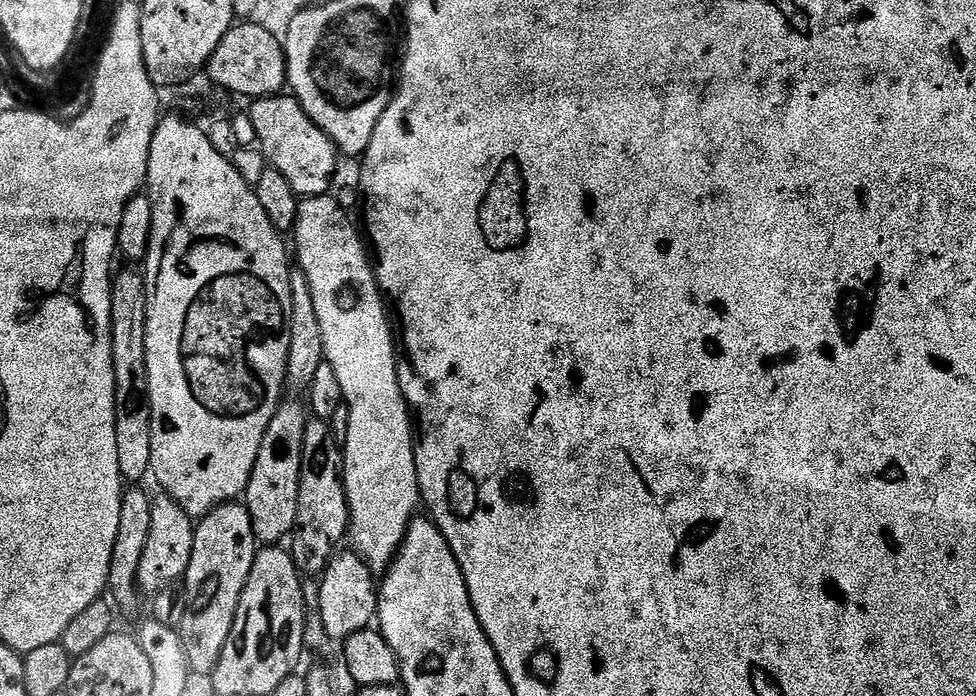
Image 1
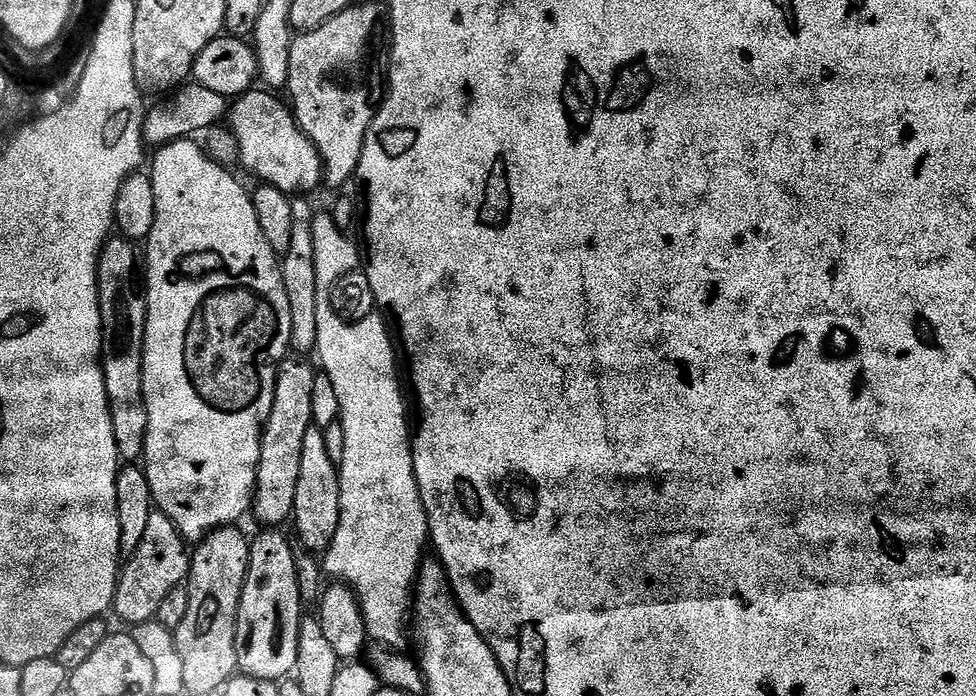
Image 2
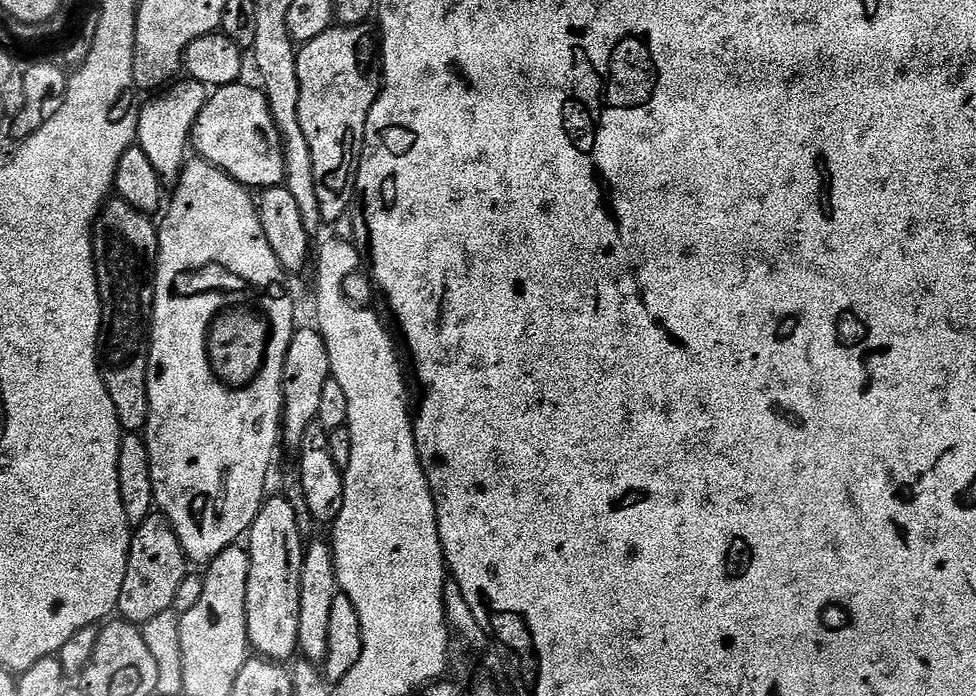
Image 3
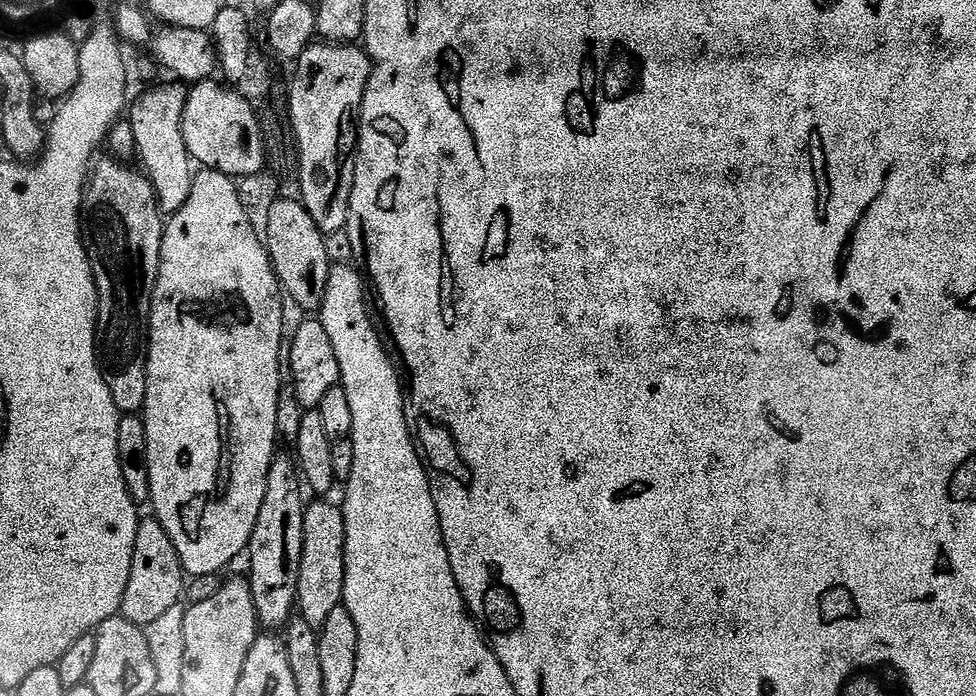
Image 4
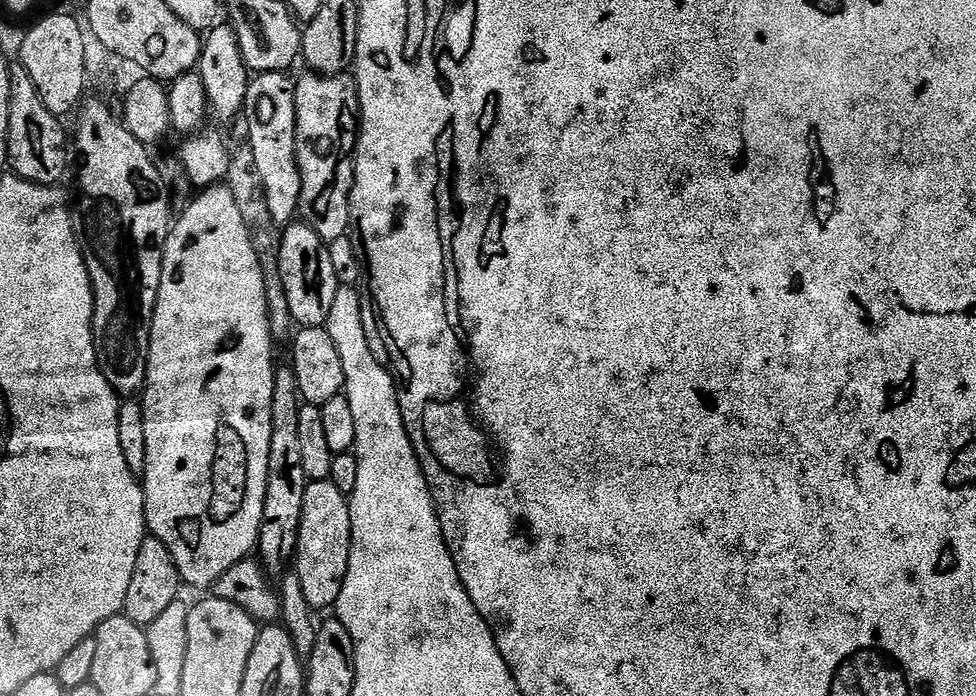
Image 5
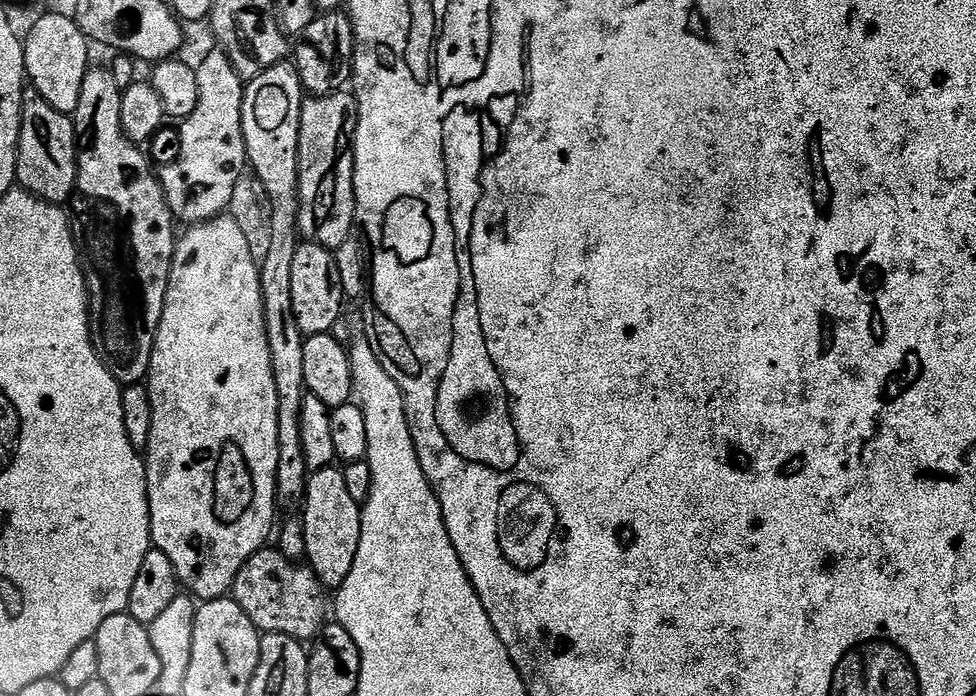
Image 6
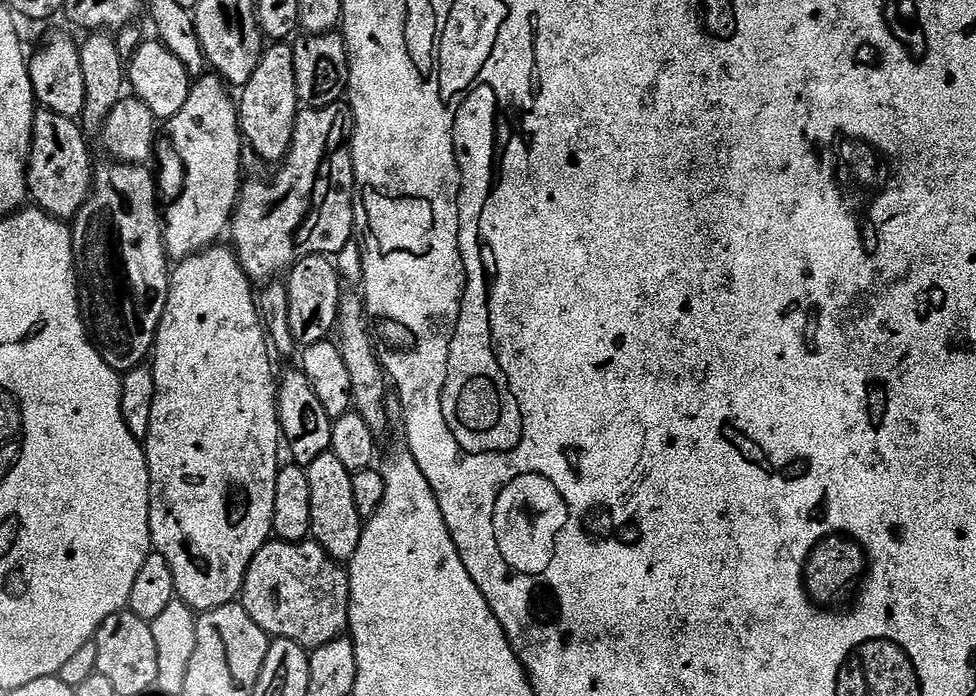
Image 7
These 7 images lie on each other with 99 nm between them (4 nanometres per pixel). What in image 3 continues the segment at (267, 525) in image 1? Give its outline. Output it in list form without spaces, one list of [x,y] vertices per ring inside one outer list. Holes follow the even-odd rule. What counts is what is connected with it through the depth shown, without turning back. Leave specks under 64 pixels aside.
[[[297,327],[286,350],[284,363],[284,414],[282,417],[282,440],[292,450],[299,449],[306,430],[317,423],[318,405],[322,403],[322,389],[332,375],[330,354],[326,350],[324,336],[315,327]]]

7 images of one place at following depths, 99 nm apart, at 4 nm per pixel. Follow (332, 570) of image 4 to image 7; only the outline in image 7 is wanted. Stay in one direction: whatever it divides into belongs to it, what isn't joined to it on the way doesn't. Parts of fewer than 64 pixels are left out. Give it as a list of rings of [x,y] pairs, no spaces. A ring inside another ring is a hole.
[[[332,452],[322,454],[306,470],[310,482],[310,522],[311,539],[321,544],[329,556],[337,562],[347,562],[354,558],[354,550],[358,550],[360,535],[364,533],[364,524],[355,505],[352,475]]]

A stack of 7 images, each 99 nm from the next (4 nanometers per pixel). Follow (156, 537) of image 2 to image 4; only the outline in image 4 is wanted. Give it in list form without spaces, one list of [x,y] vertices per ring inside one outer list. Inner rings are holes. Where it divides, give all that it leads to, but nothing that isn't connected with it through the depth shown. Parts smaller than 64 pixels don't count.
[[[154,518],[141,519],[136,525],[134,558],[130,566],[130,582],[120,603],[119,615],[145,629],[175,604],[181,603],[186,592],[186,573],[170,542],[170,534]]]

